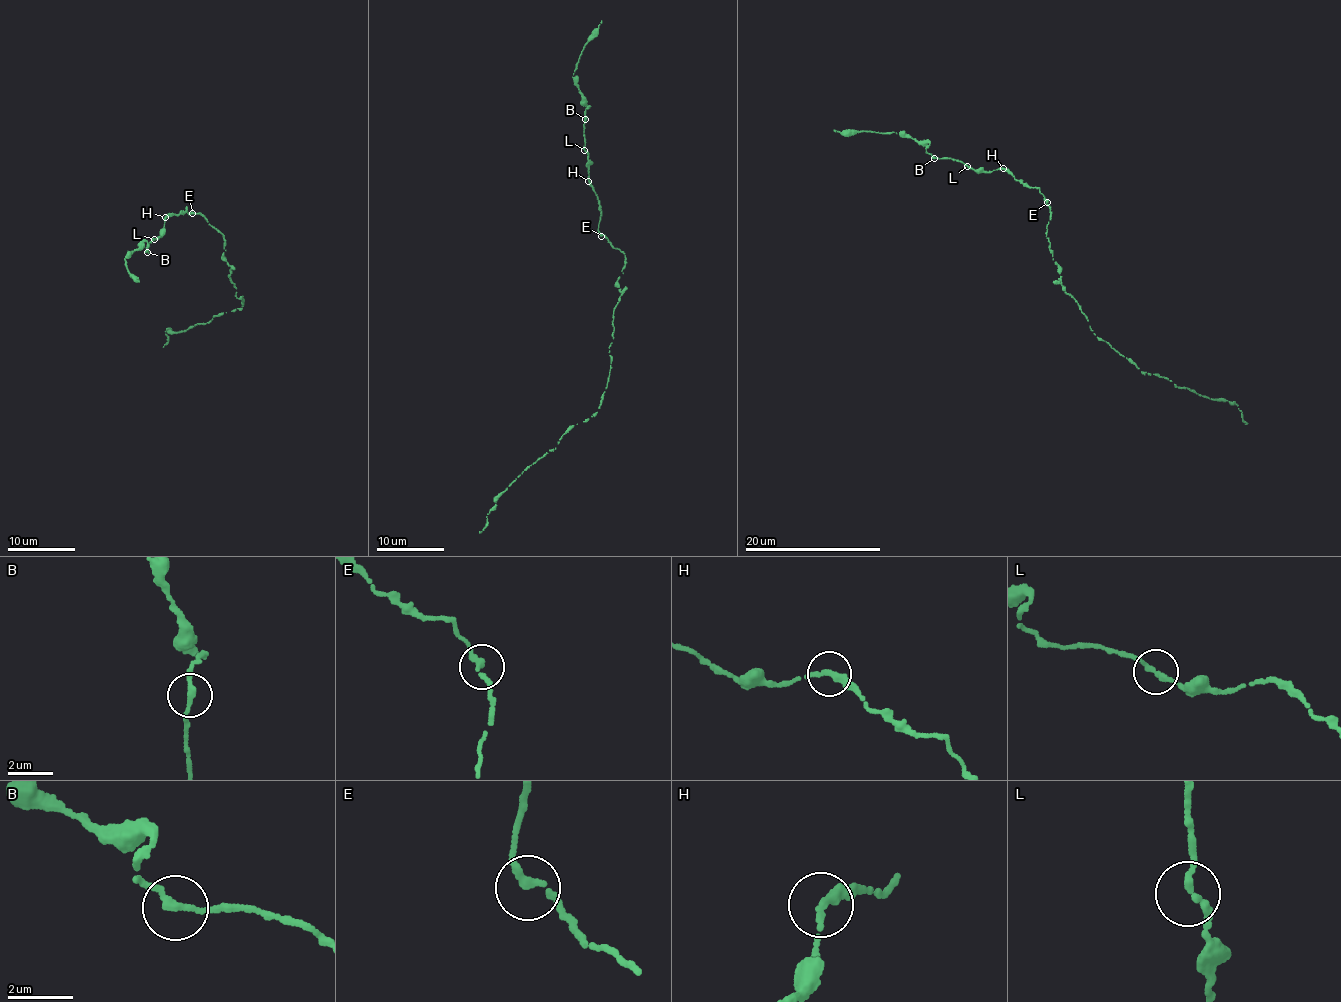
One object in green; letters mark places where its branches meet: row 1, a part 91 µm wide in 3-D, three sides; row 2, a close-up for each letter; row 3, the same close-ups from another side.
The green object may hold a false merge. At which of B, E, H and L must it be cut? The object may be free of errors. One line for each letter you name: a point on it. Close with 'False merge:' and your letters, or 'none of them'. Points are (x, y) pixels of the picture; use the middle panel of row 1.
False merge: none of them

